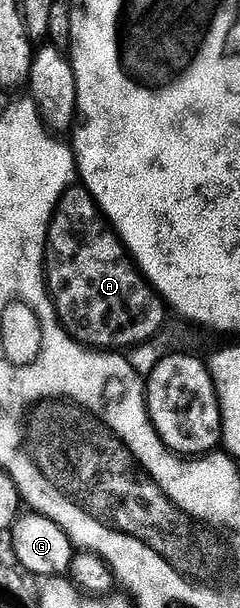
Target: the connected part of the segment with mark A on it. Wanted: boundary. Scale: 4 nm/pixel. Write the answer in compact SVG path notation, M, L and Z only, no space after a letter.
M83 186L66 188L53 211L45 249L45 282L62 328L78 344L90 349L109 350L114 347L112 344L133 344L155 335L165 322L165 301L141 273L121 237L105 219L93 195Z

